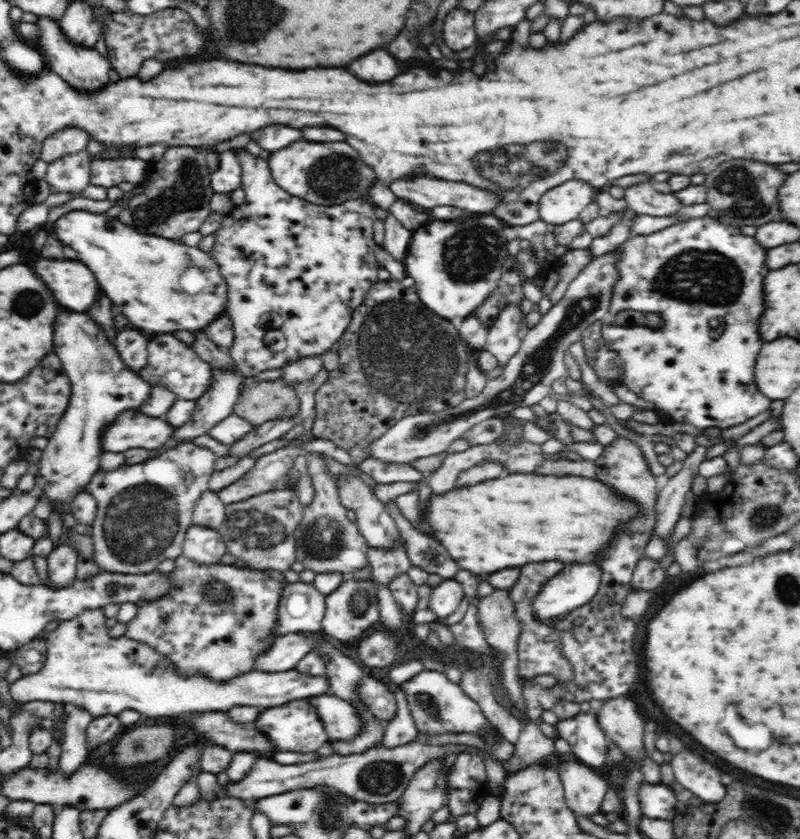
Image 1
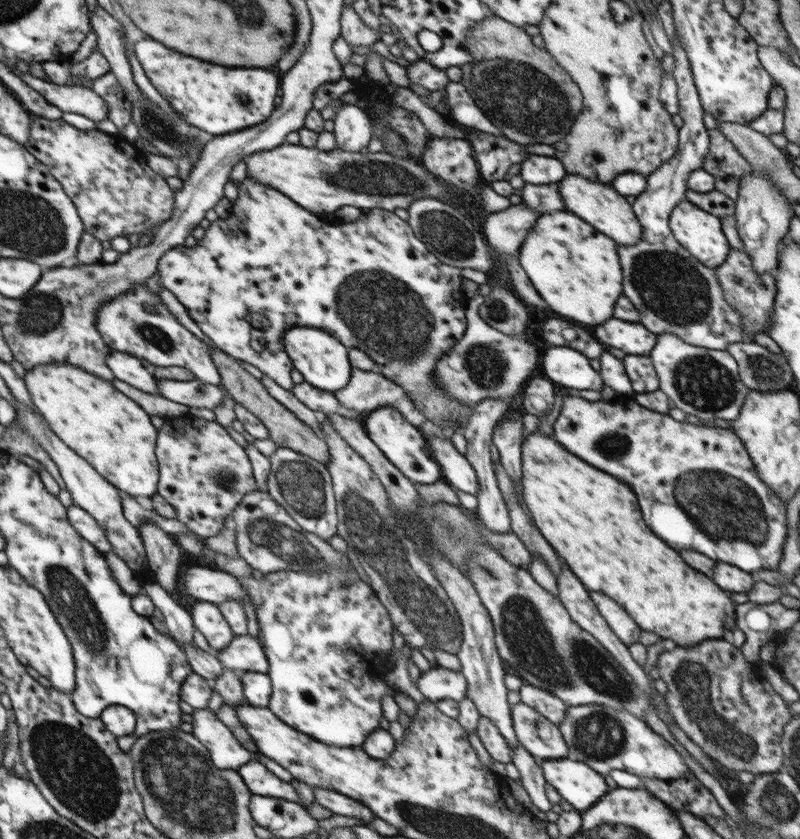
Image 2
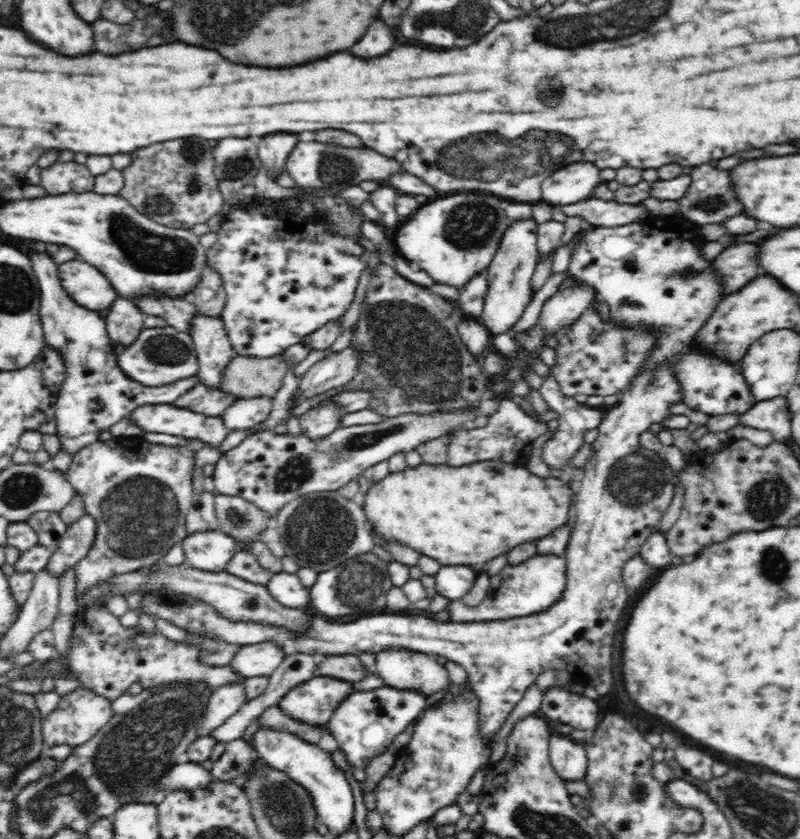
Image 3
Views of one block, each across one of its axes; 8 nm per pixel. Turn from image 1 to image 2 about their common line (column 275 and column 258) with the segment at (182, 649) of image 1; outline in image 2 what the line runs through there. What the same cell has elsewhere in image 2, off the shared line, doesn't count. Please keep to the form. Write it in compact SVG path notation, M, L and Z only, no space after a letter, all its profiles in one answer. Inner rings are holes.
M338 565L323 572L280 570L260 580L253 576L237 580L254 606L260 631L257 638L270 662L267 673L272 693L267 707L282 722L318 742L338 748L362 746L371 732L381 728L382 699L394 694L387 686L387 676L395 627L369 584L364 583L355 570L343 572Z

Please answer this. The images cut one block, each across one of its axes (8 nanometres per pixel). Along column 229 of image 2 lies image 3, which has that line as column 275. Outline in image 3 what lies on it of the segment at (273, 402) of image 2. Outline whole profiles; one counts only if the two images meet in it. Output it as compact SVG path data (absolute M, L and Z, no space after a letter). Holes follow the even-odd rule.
M235 354L221 374L220 389L236 397L274 398L285 377L287 363L281 355L266 358Z

